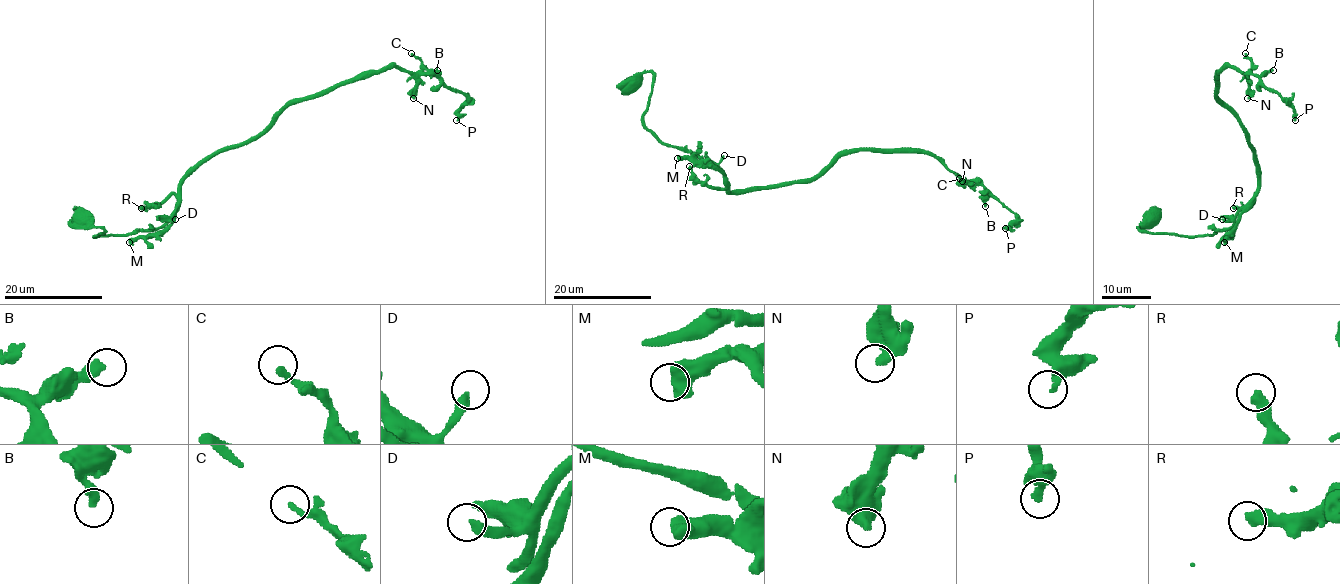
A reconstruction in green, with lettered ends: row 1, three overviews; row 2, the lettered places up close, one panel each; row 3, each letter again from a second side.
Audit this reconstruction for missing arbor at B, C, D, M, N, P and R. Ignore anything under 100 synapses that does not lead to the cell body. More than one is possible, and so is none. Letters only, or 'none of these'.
none of these

